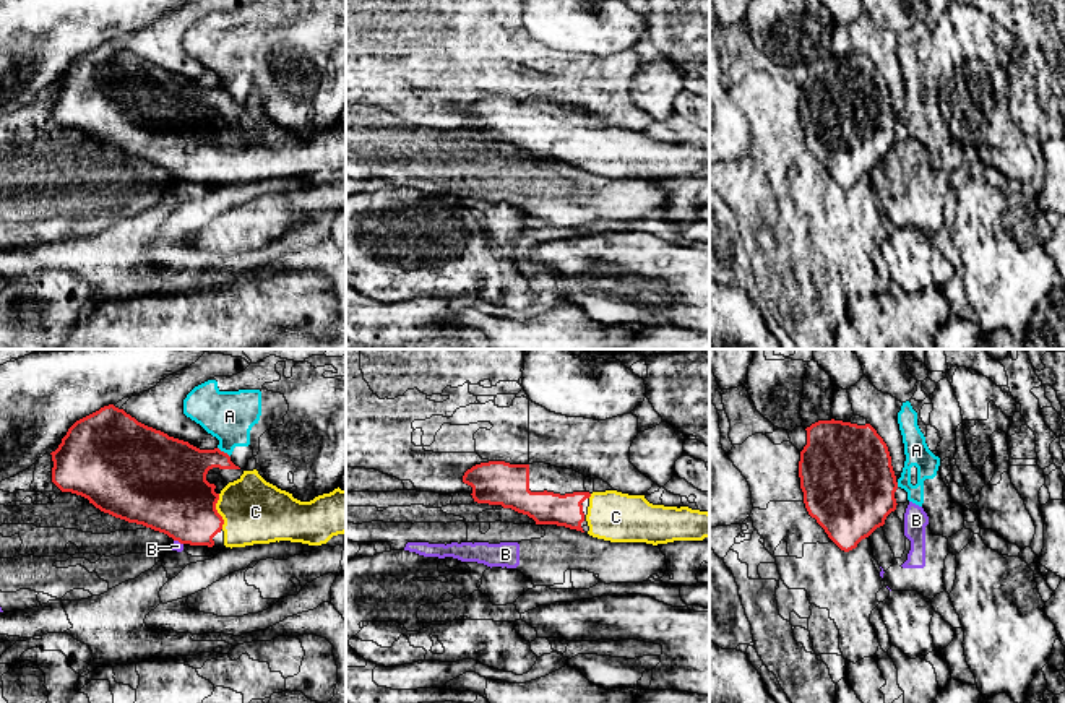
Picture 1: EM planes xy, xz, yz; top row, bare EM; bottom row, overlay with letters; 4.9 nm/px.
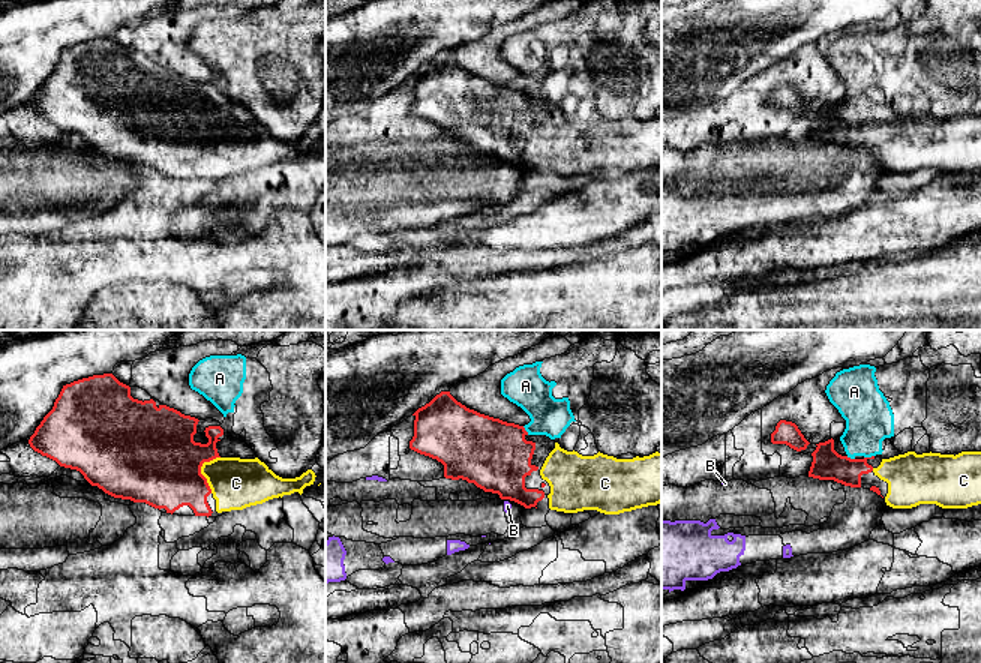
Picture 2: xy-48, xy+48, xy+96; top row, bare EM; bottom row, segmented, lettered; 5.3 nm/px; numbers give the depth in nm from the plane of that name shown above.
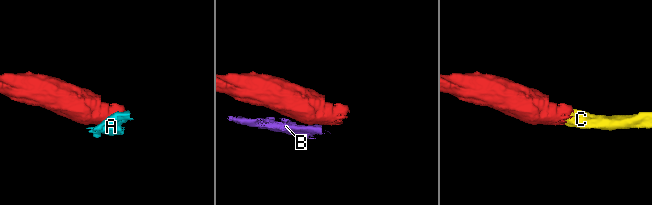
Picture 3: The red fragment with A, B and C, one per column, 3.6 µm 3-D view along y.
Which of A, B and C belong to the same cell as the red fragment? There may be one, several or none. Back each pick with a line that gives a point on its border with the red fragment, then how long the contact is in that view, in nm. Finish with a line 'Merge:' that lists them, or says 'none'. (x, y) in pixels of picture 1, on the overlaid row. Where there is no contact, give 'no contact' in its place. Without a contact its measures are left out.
C: meets red in xy at (216, 512); contact 180 nm long
Merge: C

